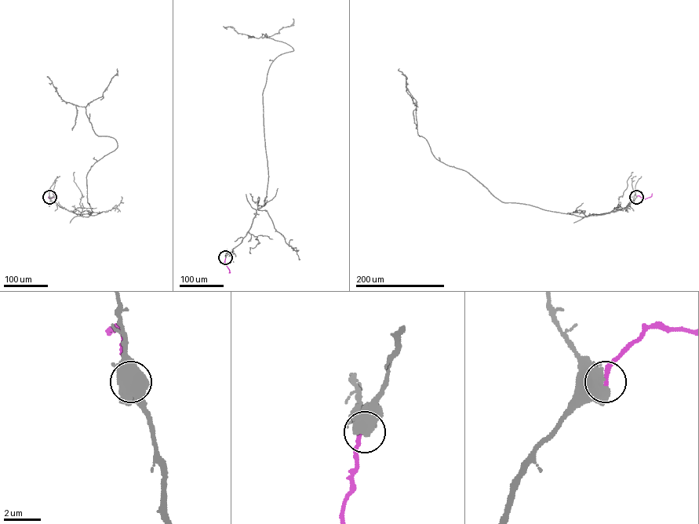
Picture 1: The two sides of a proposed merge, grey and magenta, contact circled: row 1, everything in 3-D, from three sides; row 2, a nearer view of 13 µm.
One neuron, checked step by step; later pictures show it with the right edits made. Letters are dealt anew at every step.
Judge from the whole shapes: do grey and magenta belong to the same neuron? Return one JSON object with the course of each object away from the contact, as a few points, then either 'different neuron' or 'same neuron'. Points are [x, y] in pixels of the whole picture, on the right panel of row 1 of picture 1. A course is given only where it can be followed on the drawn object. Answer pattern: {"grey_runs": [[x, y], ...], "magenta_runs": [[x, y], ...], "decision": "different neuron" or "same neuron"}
{"grey_runs": [[636, 197], [621, 209], [584, 216], [501, 201], [467, 172], [435, 157], [418, 134], [417, 104], [399, 68]], "magenta_runs": [[637, 197], [645, 199], [652, 194]], "decision": "same neuron"}

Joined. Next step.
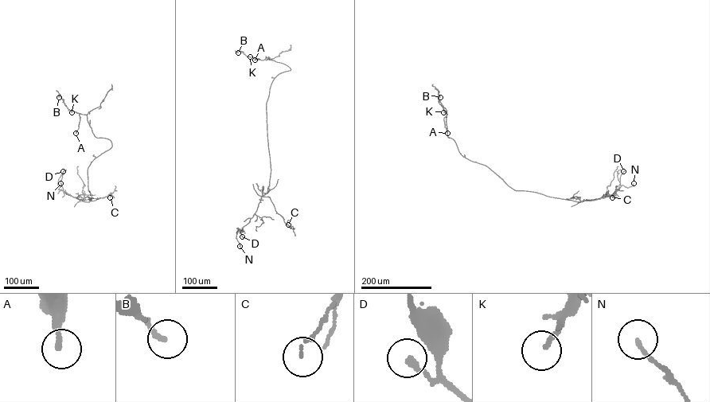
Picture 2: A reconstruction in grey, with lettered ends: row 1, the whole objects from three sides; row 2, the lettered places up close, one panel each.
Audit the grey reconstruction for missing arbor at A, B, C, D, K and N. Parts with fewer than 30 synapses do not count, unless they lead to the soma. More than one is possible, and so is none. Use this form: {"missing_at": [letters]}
{"missing_at": []}

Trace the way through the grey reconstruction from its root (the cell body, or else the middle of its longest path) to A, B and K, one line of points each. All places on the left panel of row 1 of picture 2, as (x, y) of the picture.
A: (87, 178), (91, 162), (109, 150), (112, 143), (95, 136), (85, 115), (79, 113), (76, 133)
B: (87, 178), (91, 162), (109, 150), (111, 143), (95, 137), (87, 115), (70, 110), (59, 97)
K: (87, 178), (87, 169), (91, 162), (109, 150), (112, 143), (107, 138), (95, 136), (86, 115), (72, 112)

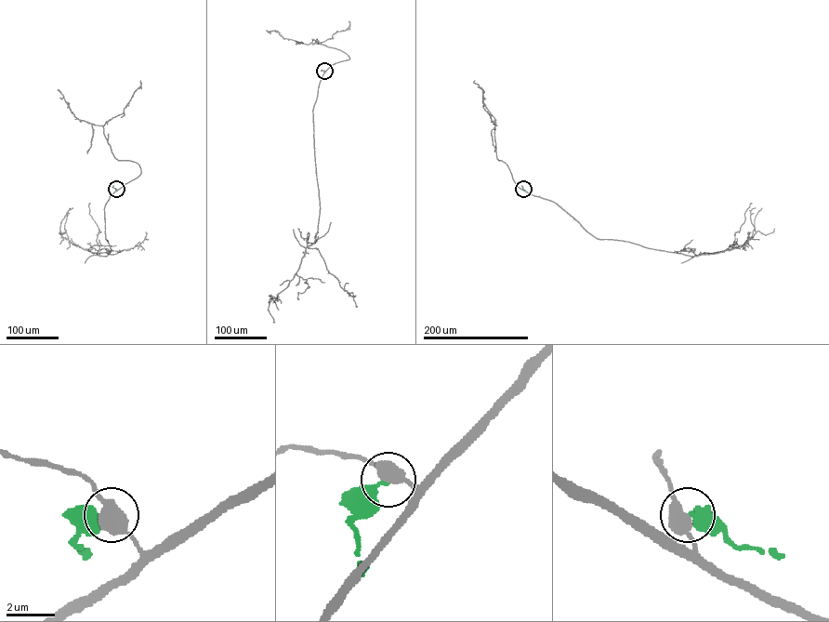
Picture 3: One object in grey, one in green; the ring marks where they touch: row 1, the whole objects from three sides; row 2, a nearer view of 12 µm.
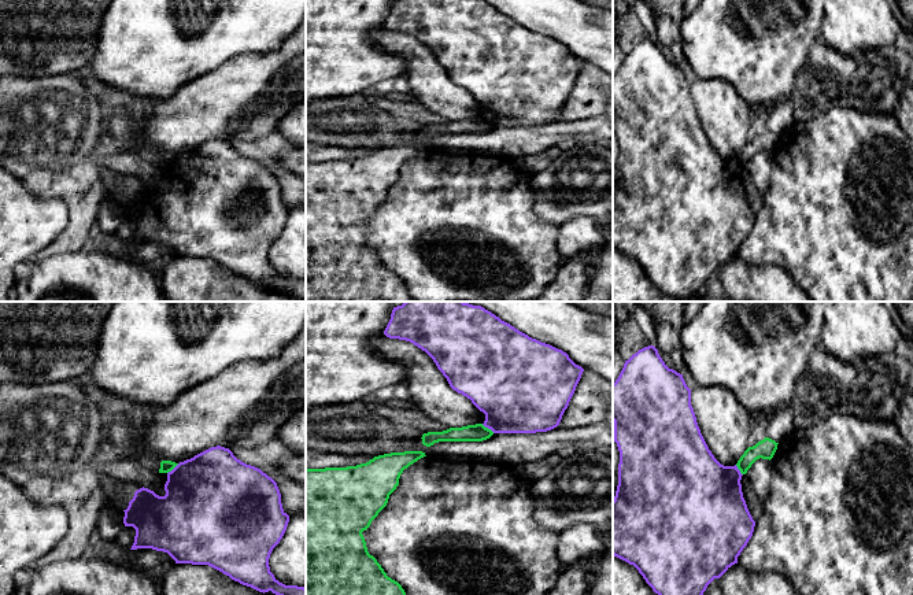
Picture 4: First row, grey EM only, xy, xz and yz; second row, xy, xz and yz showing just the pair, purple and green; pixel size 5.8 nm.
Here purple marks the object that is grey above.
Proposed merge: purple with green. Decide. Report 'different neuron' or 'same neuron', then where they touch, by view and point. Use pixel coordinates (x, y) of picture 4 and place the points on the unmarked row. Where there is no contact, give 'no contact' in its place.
different neuron; meets purple in xz at (488, 121)

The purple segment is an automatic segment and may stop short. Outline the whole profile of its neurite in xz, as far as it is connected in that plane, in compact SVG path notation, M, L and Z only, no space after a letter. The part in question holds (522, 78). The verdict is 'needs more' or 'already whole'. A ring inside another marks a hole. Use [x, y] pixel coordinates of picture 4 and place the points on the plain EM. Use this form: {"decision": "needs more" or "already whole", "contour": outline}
{"decision": "already whole", "contour": "M393 0L384 27L425 44L450 80L485 107L483 118L494 126L536 126L557 121L584 64L562 42L529 30L484 0Z"}

